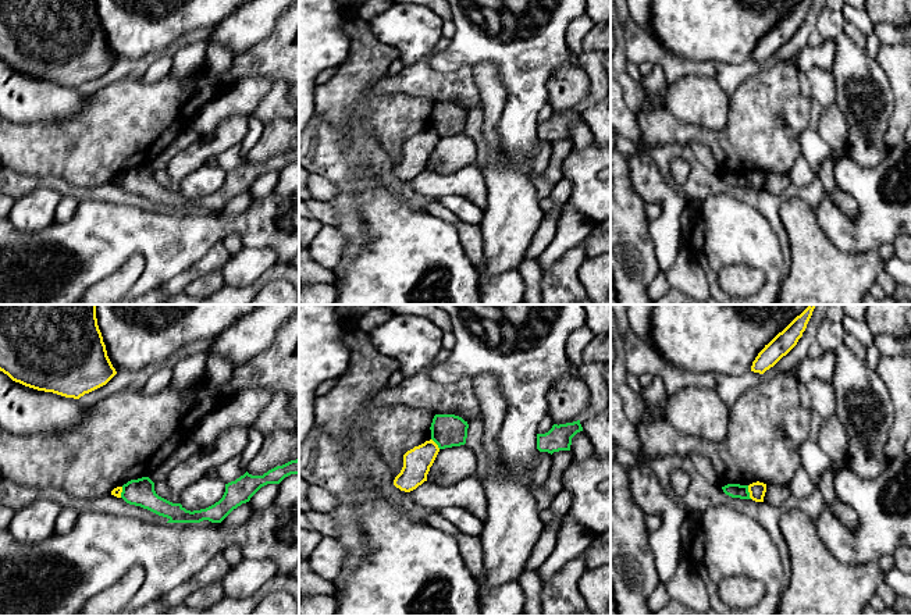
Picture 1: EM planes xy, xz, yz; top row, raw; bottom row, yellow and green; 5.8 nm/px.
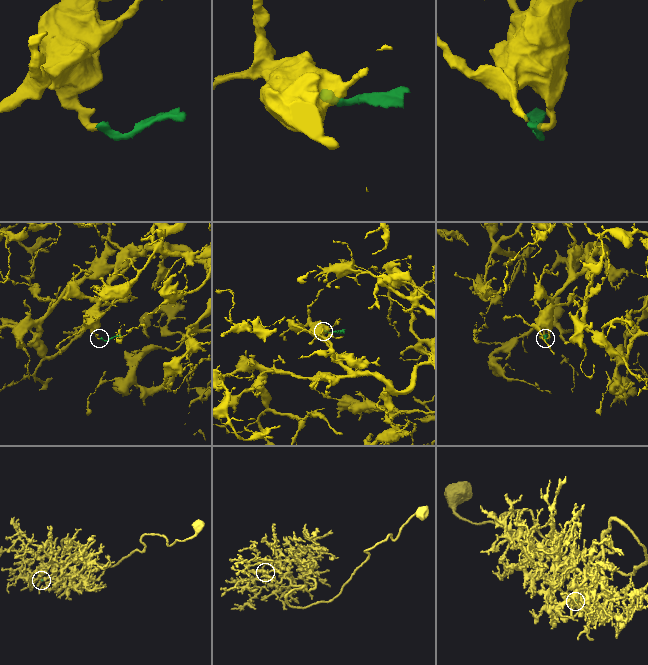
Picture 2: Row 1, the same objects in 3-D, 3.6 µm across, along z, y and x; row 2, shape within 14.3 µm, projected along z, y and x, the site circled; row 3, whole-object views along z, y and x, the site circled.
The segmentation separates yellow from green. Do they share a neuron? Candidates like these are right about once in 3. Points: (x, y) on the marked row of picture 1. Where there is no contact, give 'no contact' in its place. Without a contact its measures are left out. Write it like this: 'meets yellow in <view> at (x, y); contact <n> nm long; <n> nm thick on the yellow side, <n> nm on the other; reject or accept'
meets yellow in yz at (748, 491); contact 80 nm long; 100 nm thick on the yellow side, 80 nm on the other; reject

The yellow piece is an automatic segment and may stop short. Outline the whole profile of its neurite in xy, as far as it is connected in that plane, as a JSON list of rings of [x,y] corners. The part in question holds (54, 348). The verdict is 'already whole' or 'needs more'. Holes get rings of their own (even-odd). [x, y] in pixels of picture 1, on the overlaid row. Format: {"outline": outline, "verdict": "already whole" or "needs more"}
{"outline": [[[0,305],[0,371],[25,387],[79,399],[115,374],[96,318],[96,305]]], "verdict": "already whole"}

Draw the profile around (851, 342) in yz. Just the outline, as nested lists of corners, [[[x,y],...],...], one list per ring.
[[[846,334],[844,345],[854,352],[858,359],[865,359],[866,346],[851,334]]]

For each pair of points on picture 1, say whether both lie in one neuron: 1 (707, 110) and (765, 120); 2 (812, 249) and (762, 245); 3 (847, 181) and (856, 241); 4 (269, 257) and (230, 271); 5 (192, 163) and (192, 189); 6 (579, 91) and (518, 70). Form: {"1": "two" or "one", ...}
{"1": "two", "2": "two", "3": "one", "4": "one", "5": "two", "6": "two"}

